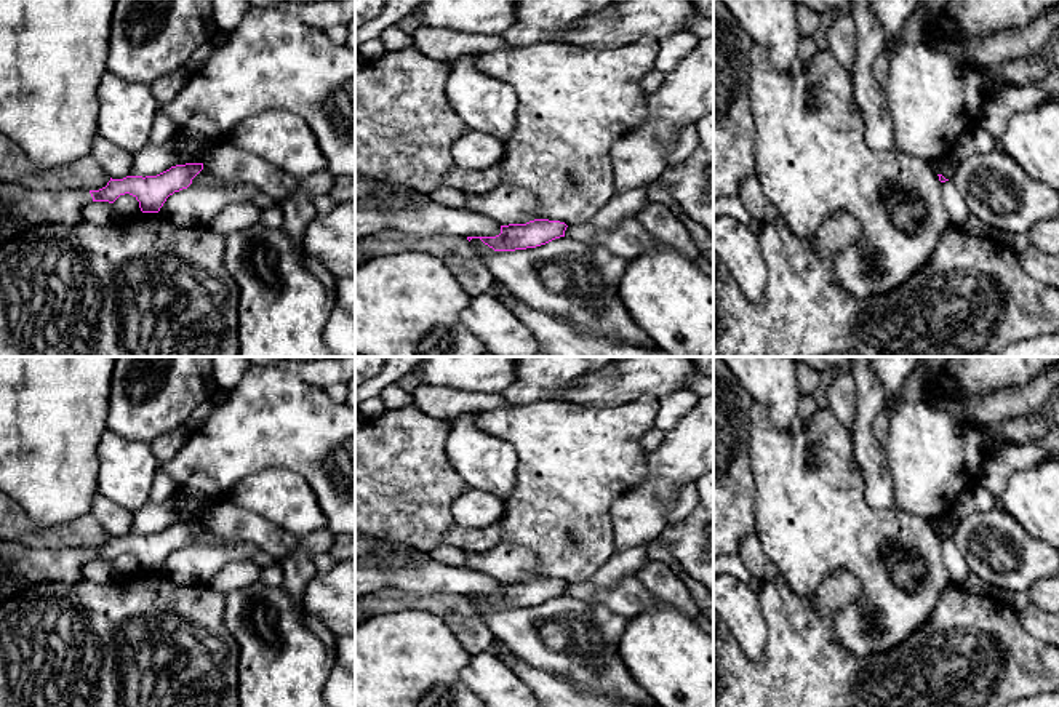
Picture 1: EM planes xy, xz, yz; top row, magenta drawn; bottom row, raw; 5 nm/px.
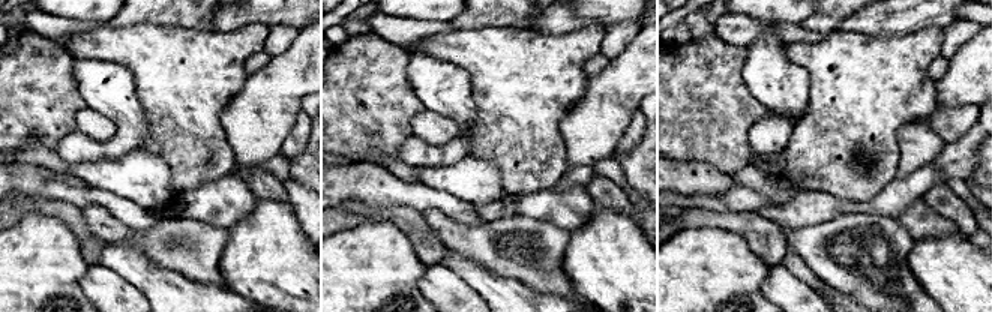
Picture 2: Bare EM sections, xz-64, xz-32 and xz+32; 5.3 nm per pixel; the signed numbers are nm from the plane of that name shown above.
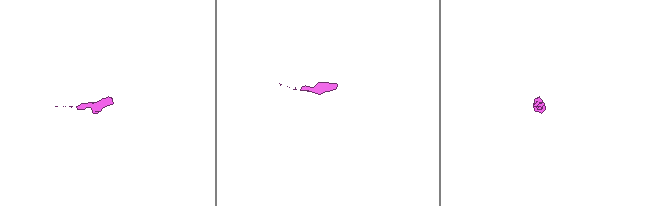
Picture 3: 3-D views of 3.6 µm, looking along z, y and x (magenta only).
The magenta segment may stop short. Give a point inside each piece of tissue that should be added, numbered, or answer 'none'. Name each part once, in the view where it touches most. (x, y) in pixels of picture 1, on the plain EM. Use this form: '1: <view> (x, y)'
1: xy (21, 567)

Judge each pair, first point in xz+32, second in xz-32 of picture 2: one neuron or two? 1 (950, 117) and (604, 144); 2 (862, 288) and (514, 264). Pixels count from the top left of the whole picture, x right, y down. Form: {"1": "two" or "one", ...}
{"1": "two", "2": "one"}

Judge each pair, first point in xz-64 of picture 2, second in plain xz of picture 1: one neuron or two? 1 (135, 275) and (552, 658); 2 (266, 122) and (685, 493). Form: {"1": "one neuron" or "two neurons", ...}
{"1": "two neurons", "2": "two neurons"}

